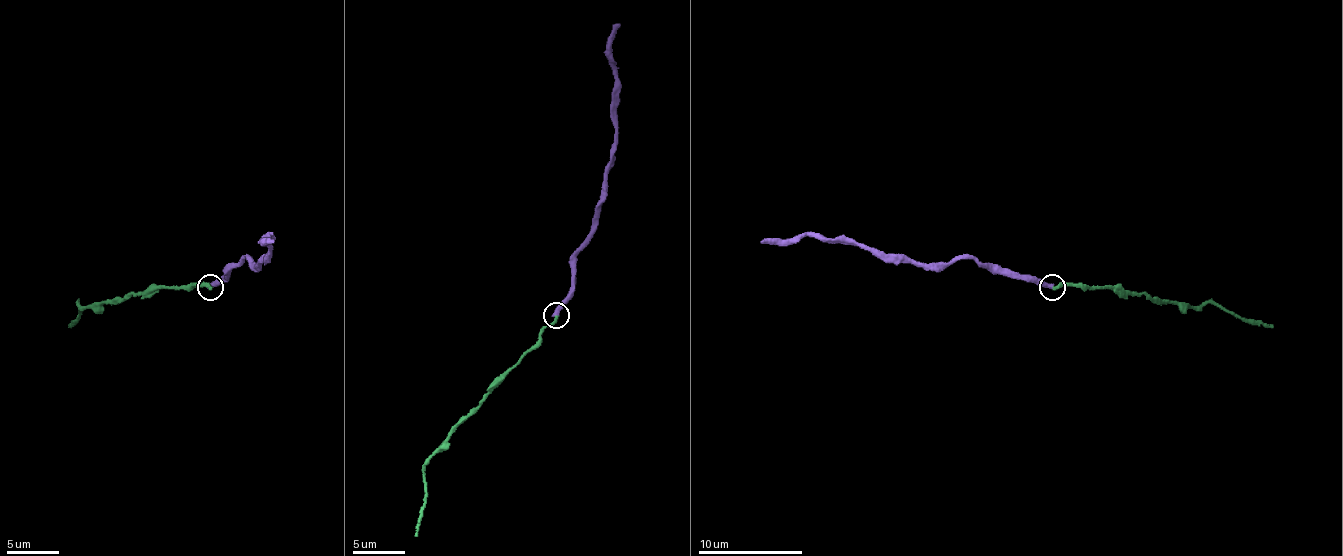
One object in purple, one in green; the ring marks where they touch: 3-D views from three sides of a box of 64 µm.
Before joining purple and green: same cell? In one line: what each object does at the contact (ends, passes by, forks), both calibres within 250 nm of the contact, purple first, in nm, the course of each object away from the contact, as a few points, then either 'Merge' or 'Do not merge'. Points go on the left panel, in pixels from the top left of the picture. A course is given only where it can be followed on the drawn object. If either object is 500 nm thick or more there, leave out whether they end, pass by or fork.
At the ring purple ends. At the ring green ends. Thickness 400 nm (purple) against 280 nm. Course of purple: (209, 287), (240, 259), (256, 264), (269, 251), (269, 235), (264, 241), (274, 243). Course of green: (209, 287), (194, 285), (152, 287), (113, 300), (79, 303), (79, 316), (69, 326). Do not merge

